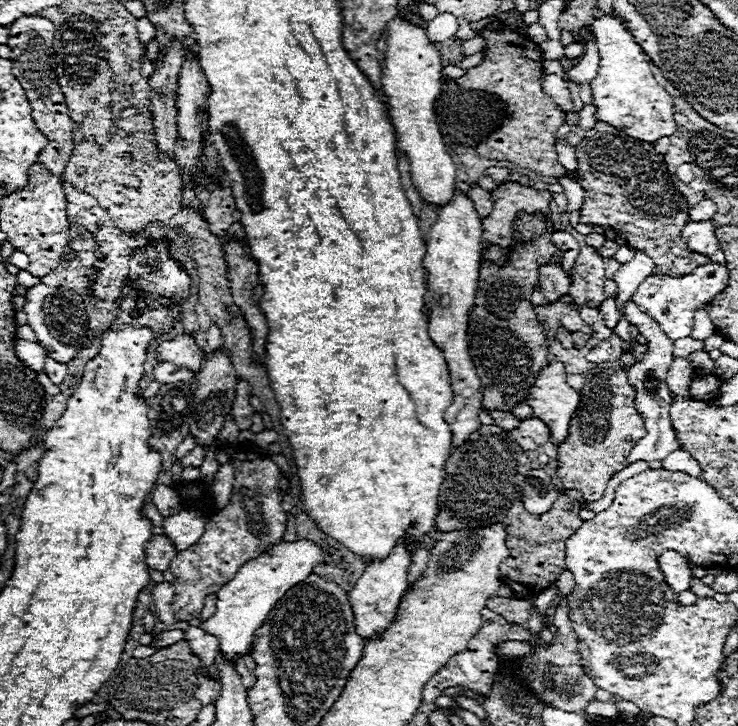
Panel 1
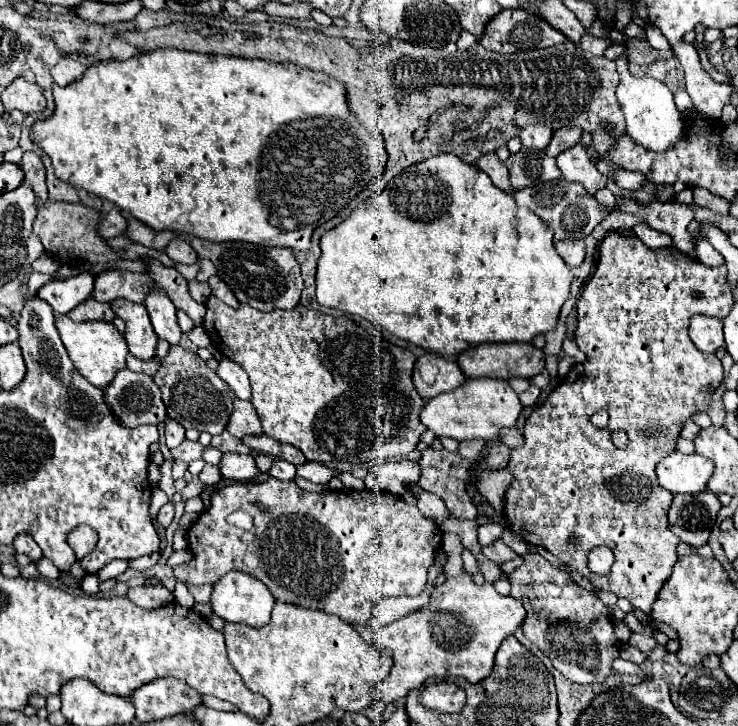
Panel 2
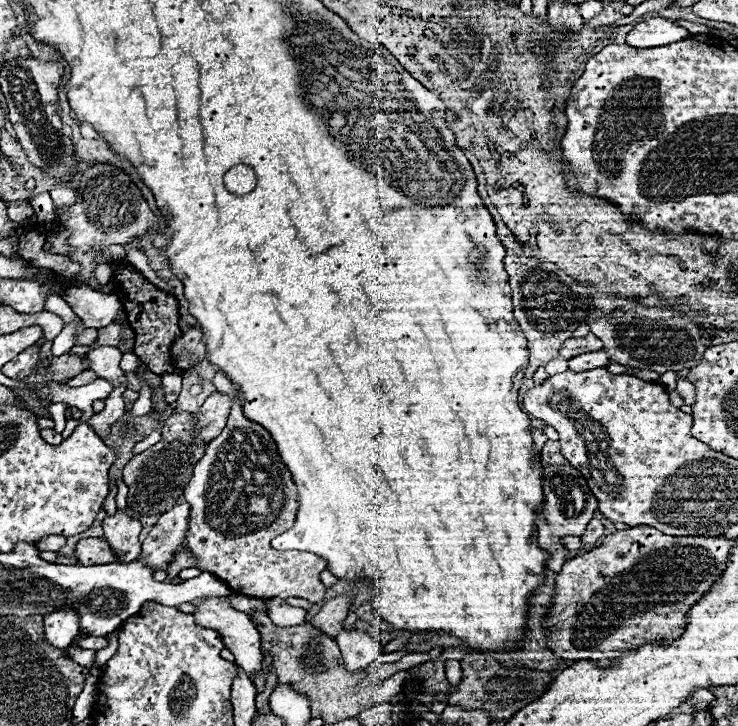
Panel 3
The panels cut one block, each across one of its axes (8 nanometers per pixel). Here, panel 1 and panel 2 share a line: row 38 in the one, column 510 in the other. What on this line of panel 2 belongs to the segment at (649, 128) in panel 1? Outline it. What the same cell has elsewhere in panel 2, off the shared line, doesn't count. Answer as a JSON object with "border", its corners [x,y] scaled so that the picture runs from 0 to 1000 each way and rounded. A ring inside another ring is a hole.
{"border":[[[631,788],[607,796],[588,813],[583,829],[531,860],[507,868],[504,882],[534,898],[534,917],[523,937],[515,942],[520,970],[531,970],[558,948],[569,948],[585,931],[623,931],[640,942],[648,942],[667,926],[669,901],[678,884],[696,873],[713,851],[707,826],[694,821],[678,821],[667,804],[642,804]]]}

